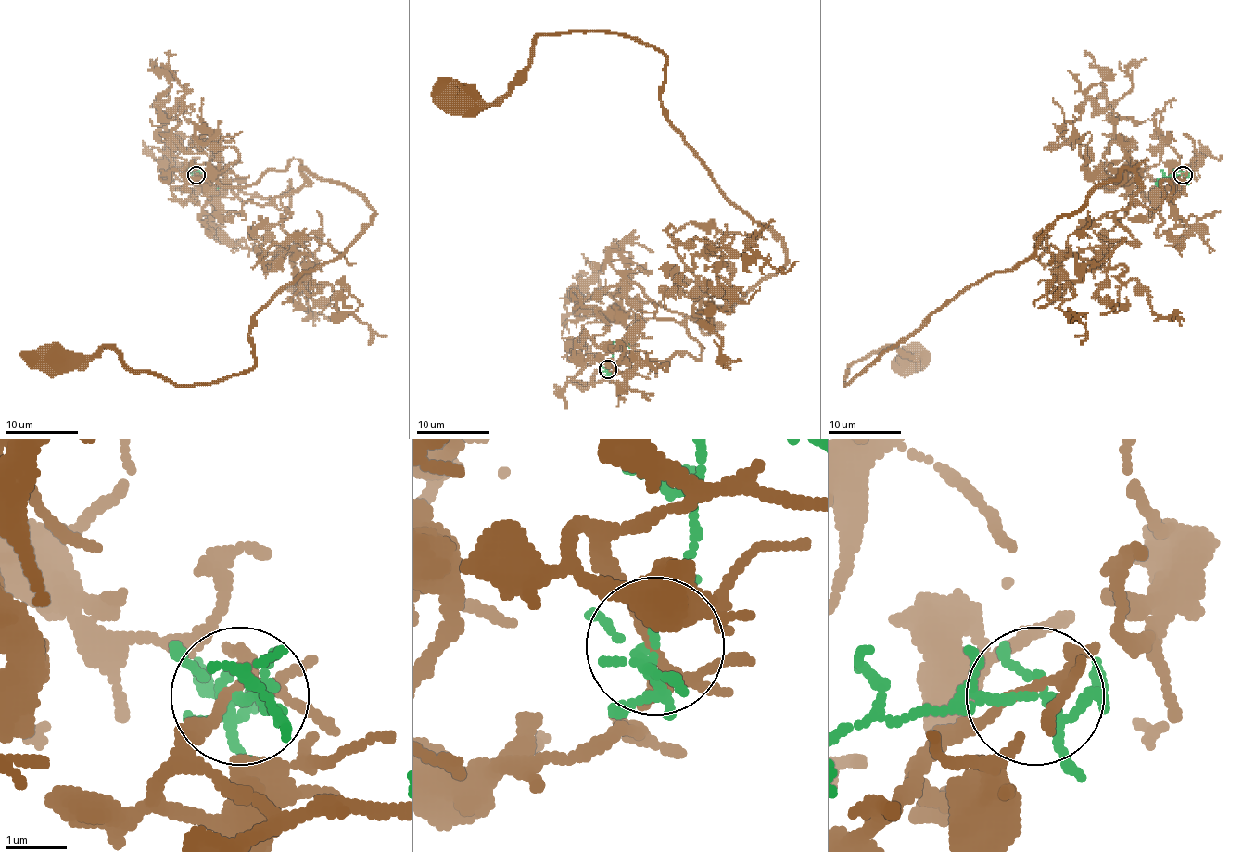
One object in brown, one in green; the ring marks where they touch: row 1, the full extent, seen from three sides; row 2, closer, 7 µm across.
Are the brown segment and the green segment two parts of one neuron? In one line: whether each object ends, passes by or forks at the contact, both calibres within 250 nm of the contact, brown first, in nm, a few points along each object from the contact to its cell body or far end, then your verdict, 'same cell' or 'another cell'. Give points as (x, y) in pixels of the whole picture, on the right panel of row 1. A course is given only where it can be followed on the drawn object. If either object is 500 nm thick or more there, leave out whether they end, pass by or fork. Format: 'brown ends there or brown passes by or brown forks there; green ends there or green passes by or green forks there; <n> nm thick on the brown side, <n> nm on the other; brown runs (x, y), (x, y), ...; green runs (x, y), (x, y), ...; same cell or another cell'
brown forks there; green forks there; 120 nm thick on the brown side, 130 nm on the other; brown runs (1181, 175), (1156, 210), (1126, 168), (1102, 183), (845, 385), (888, 346), (913, 361); green runs (1183, 175), (1158, 181), (1156, 183), (1161, 188); another cell

